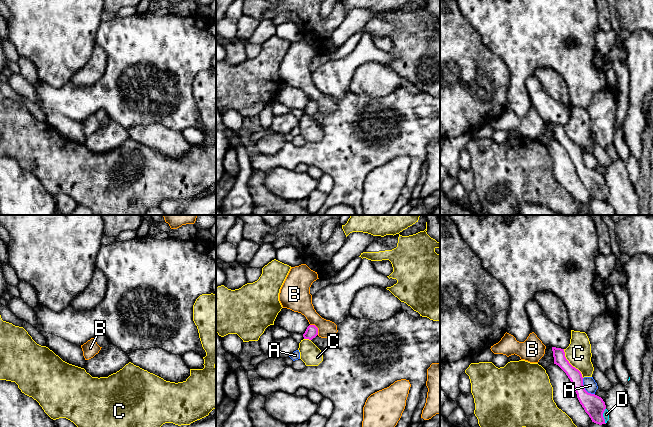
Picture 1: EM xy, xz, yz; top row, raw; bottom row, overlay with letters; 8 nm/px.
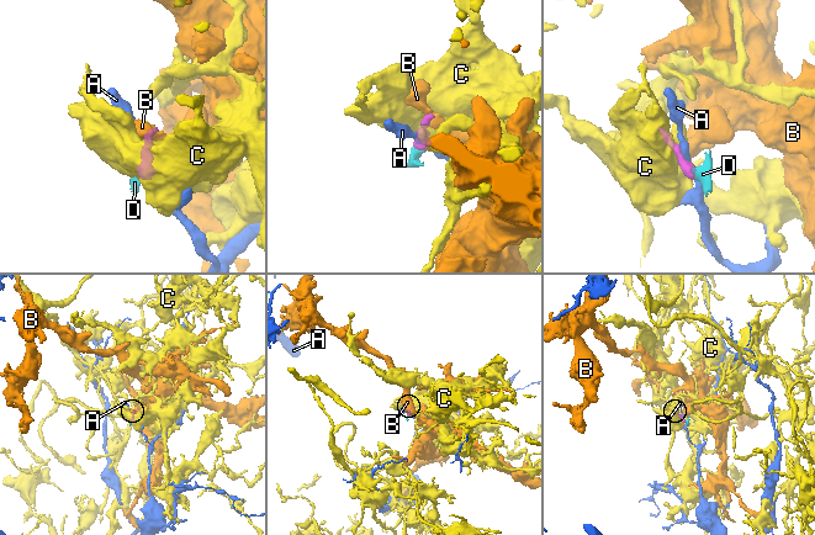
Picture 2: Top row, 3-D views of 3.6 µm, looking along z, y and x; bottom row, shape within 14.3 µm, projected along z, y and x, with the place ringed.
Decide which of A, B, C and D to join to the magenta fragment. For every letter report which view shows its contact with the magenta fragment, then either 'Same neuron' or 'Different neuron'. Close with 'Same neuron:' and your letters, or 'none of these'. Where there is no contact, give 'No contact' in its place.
A: Touches magenta in yz. Different neuron
B: Touches magenta in xz. Different neuron
C: Touches magenta in yz. Different neuron
D: Touches magenta in yz. Same neuron
Same neuron: D

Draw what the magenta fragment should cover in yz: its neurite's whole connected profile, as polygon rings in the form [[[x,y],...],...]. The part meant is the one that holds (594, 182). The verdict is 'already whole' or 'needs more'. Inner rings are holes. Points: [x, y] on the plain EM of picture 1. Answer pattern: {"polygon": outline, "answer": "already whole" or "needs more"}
{"polygon": [[[552,123],[552,127],[554,140],[558,141],[570,155],[580,180],[592,198],[599,201],[606,200],[609,196],[609,188],[603,175],[585,166],[581,148],[566,135],[564,125]]], "answer": "needs more"}

